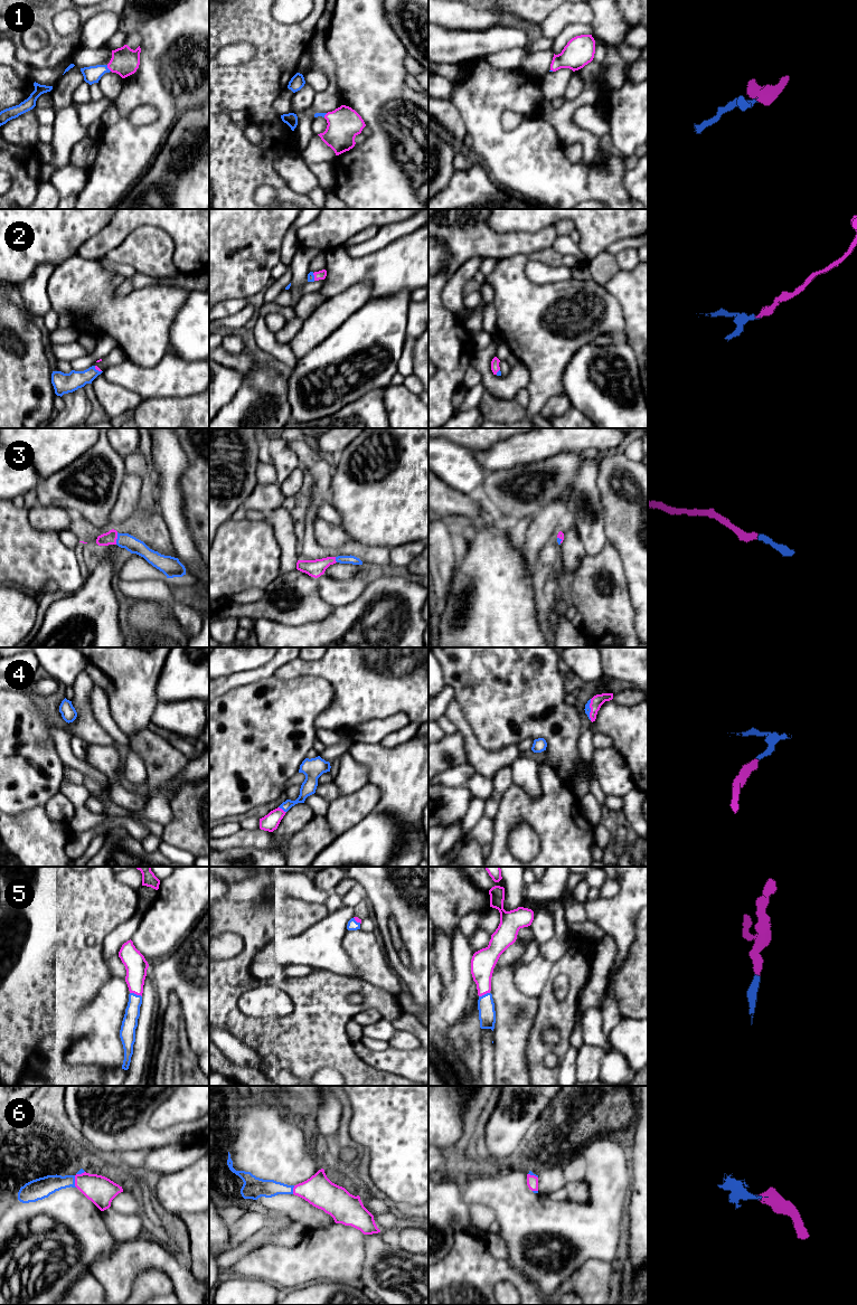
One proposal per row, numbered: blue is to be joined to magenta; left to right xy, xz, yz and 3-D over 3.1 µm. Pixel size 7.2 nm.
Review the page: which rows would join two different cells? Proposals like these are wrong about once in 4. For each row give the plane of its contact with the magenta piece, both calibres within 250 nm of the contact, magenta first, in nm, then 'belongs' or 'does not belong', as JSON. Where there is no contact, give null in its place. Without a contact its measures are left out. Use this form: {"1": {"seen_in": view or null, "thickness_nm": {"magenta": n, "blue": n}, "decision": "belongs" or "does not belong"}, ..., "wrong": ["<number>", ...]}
{"1": {"seen_in": "xy", "thickness_nm": {"magenta": 200, "blue": 120}, "decision": "belongs"}, "2": {"seen_in": "xy", "thickness_nm": {"magenta": 20, "blue": 140}, "decision": "belongs"}, "3": {"seen_in": "xy", "thickness_nm": {"magenta": 100, "blue": 110}, "decision": "belongs"}, "4": {"seen_in": "yz", "thickness_nm": {"magenta": 90, "blue": 50}, "decision": "belongs"}, "5": {"seen_in": "xy", "thickness_nm": {"magenta": 160, "blue": 110}, "decision": "belongs"}, "6": {"seen_in": "xy", "thickness_nm": {"magenta": 200, "blue": 150}, "decision": "belongs"}, "wrong": []}

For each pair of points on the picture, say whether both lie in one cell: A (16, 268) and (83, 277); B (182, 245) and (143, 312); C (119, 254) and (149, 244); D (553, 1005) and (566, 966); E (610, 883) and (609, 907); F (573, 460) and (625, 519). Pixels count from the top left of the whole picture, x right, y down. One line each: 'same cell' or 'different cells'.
A: different cells
B: different cells
C: same cell
D: same cell
E: different cells
F: different cells

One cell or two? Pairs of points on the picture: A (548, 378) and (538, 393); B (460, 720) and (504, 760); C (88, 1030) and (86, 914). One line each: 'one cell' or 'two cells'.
A: one cell
B: one cell
C: two cells

